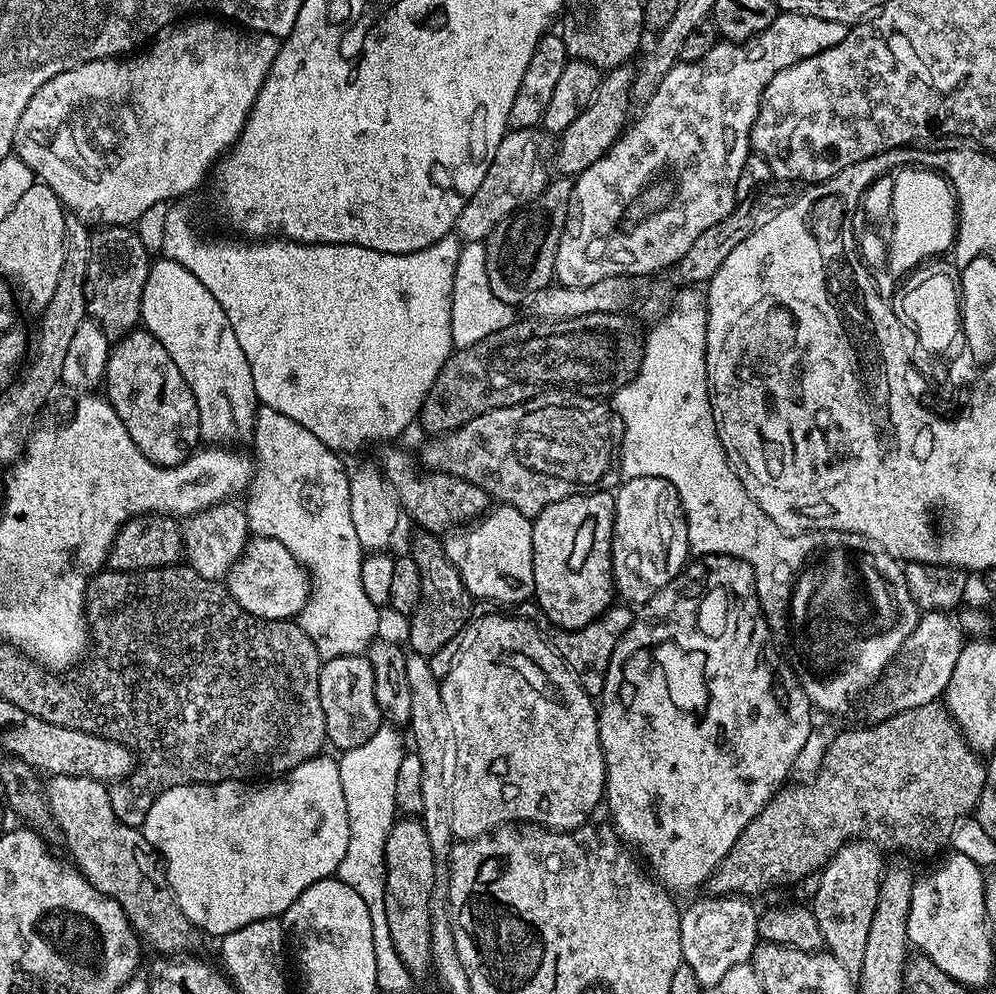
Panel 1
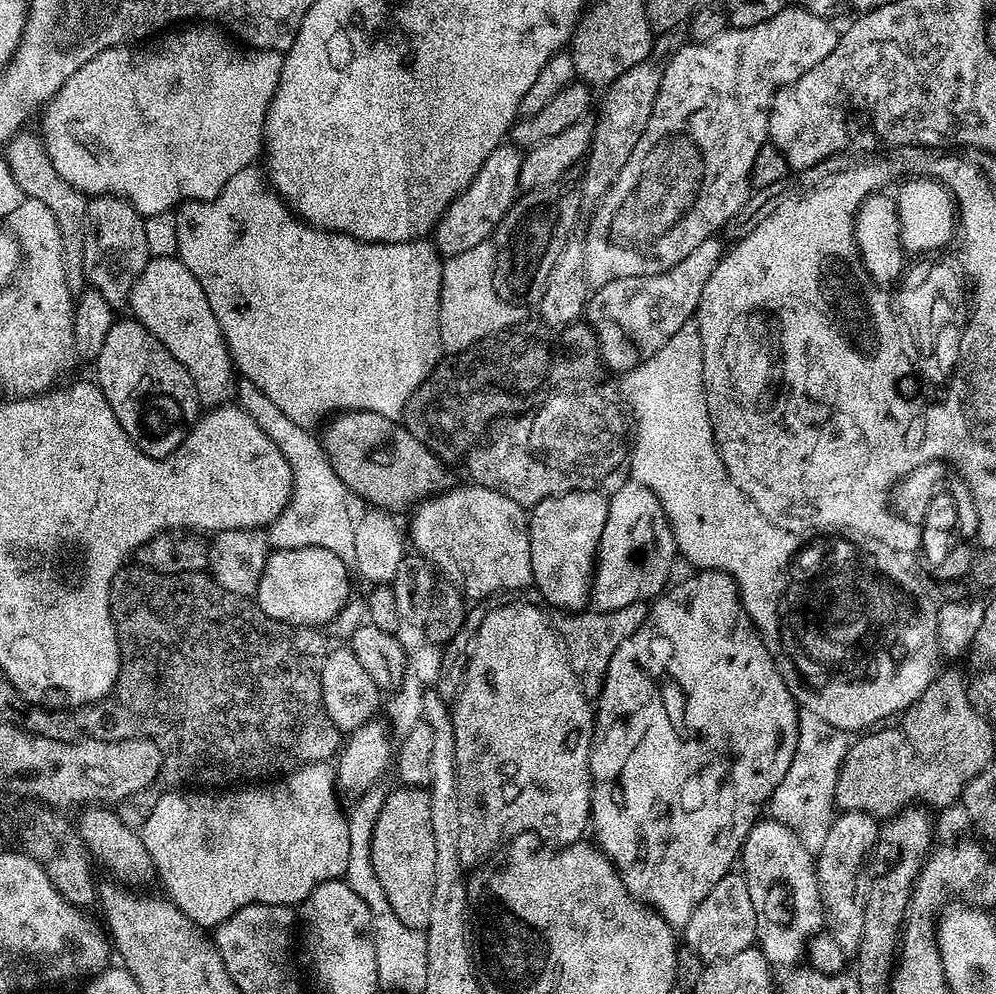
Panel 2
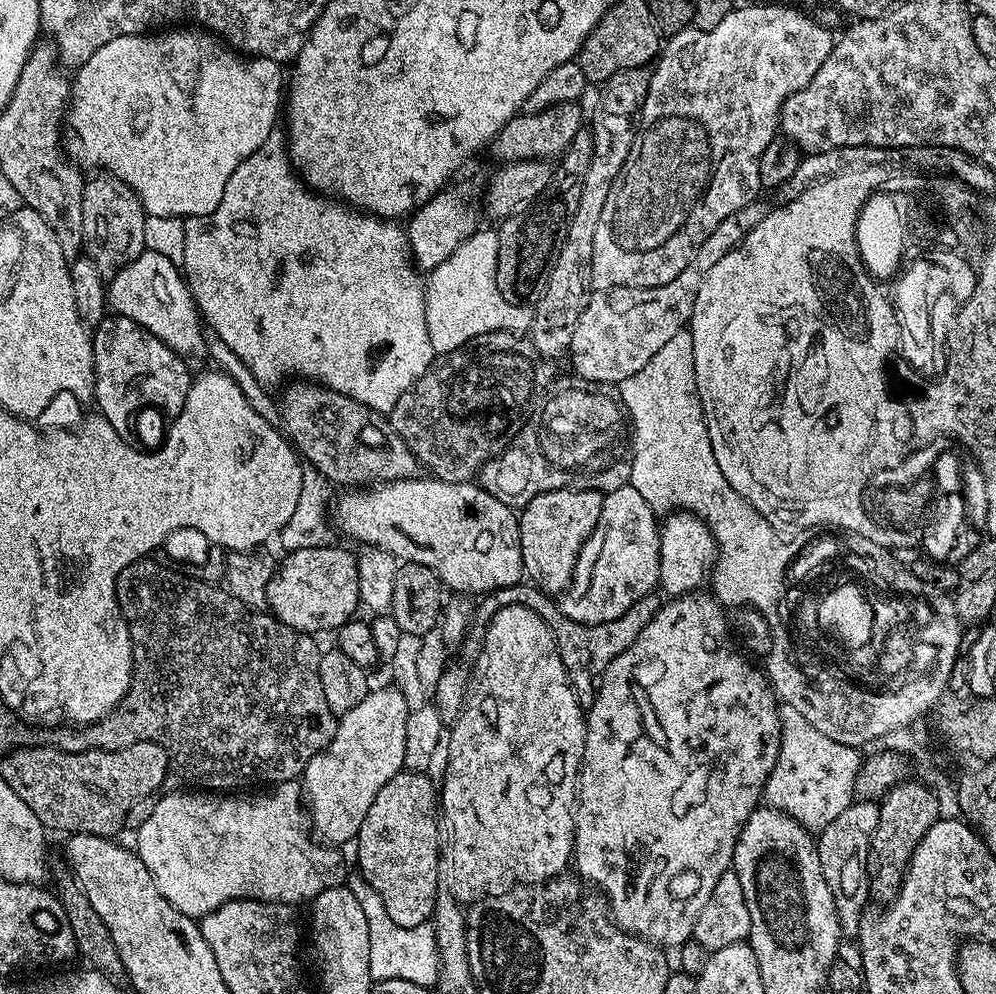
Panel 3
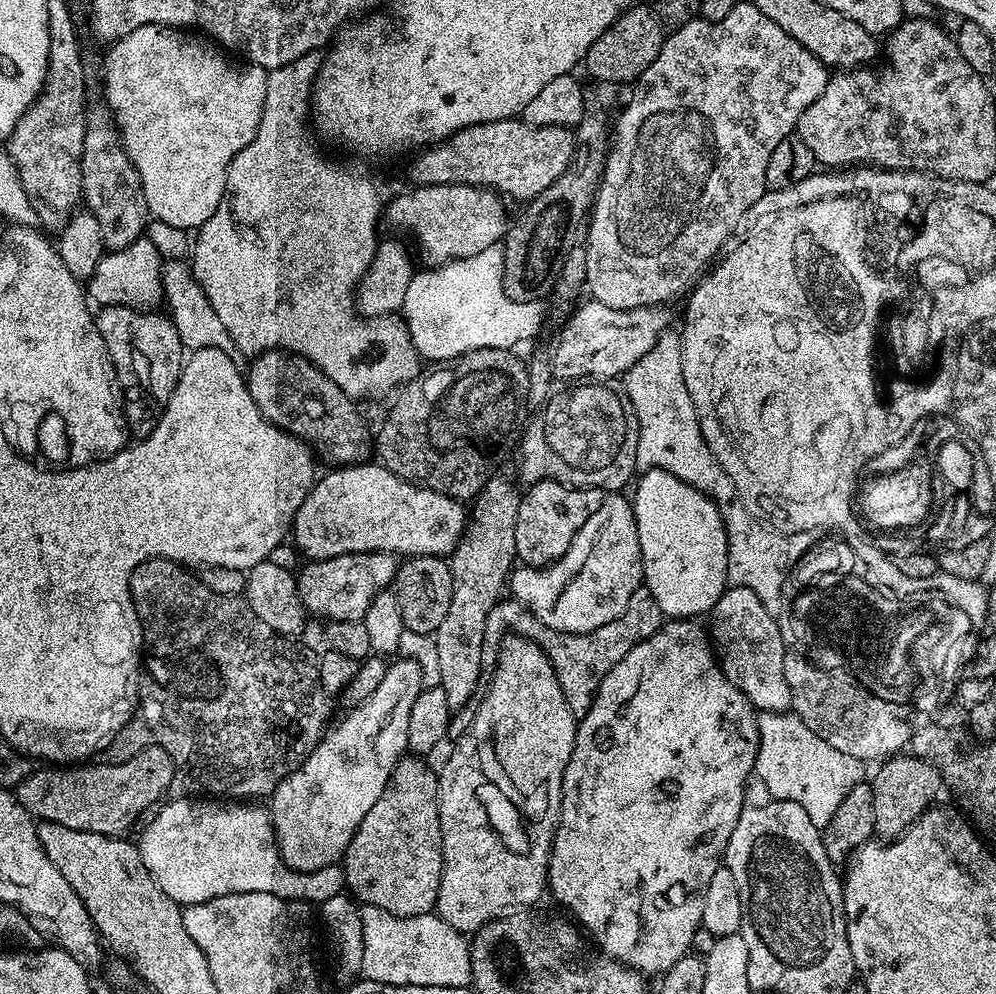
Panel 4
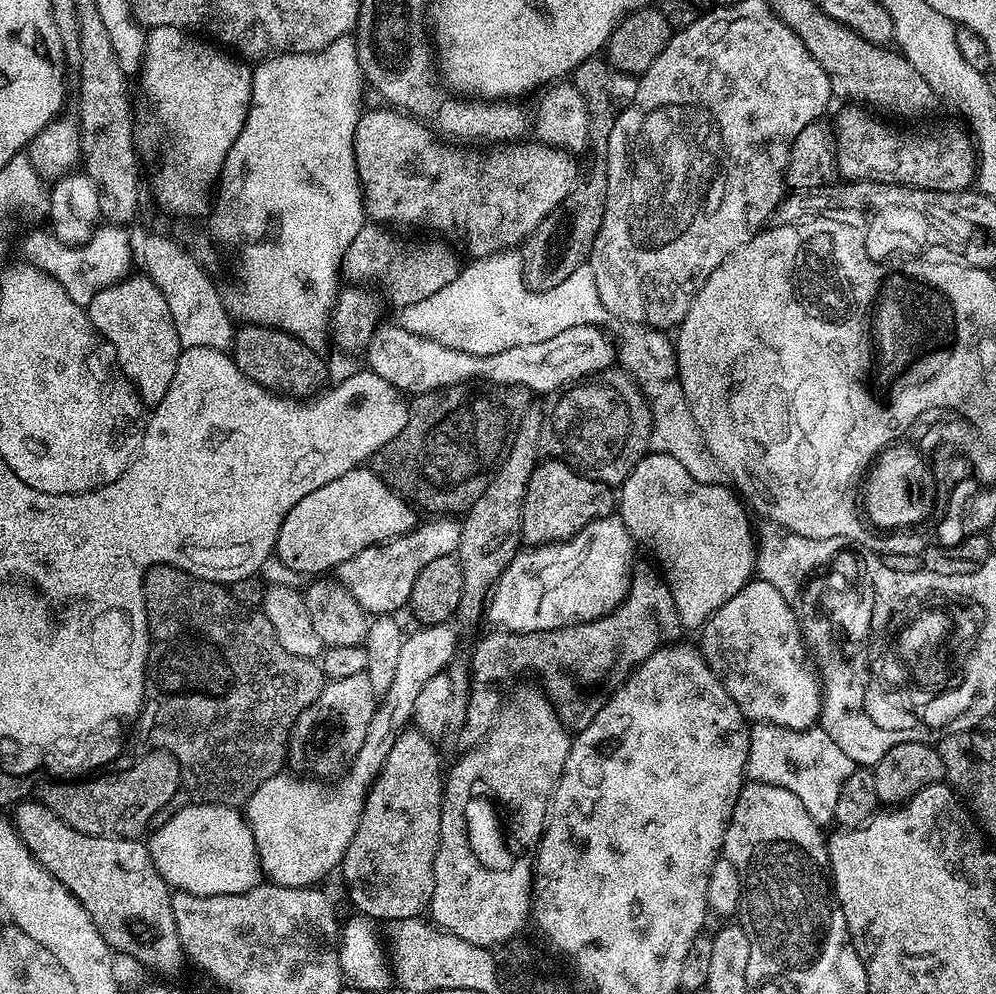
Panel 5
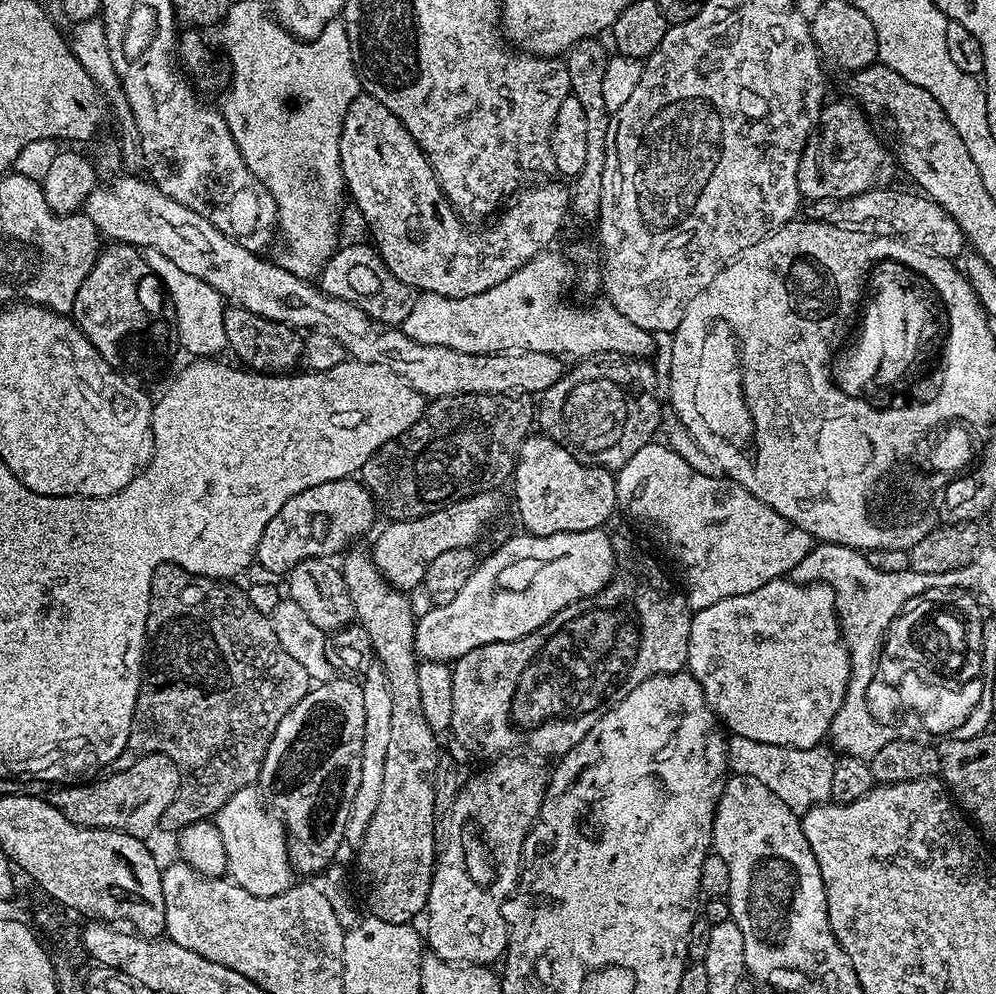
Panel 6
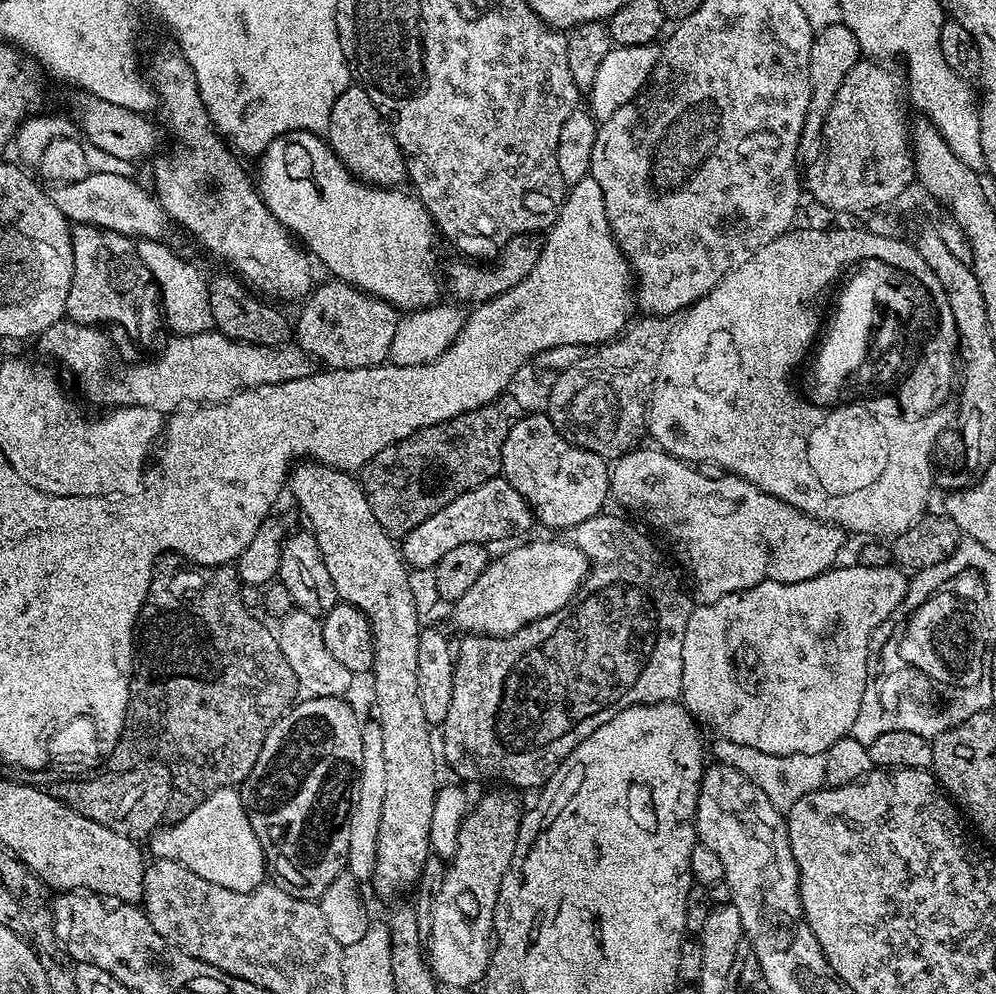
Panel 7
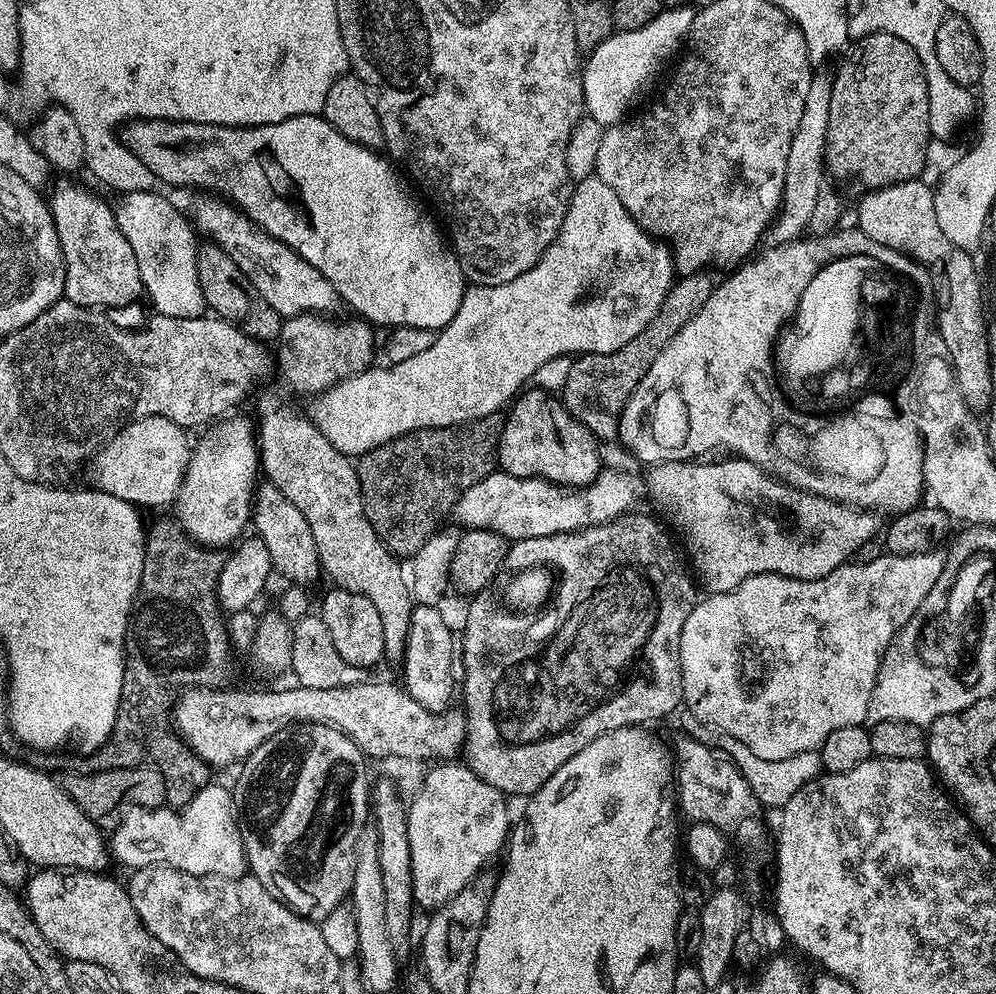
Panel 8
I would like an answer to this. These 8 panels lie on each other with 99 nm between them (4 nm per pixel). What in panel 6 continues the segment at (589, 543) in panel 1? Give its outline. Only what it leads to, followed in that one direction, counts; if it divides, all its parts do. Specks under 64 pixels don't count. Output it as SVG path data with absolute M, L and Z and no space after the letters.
M530 434L516 452L516 466L511 477L512 492L516 495L516 512L524 523L523 531L533 536L566 534L604 528L616 506L616 477L609 469L598 468L594 464L578 462L565 448L558 446L549 436Z

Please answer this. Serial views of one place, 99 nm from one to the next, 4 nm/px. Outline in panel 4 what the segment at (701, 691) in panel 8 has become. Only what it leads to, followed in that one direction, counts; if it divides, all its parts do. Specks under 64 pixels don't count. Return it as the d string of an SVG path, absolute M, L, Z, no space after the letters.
M725 588L712 608L710 619L710 639L726 678L730 678L760 712L788 712L792 708L792 691L784 673L782 634L758 594L749 588Z

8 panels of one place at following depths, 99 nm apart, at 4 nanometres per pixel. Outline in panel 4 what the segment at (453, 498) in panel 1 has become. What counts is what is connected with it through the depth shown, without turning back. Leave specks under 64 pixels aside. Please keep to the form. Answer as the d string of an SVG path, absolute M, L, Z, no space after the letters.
M270 348L259 356L251 357L246 368L246 379L250 398L254 398L258 410L262 410L267 420L284 432L303 440L314 449L317 457L325 456L329 465L347 466L369 459L370 432L368 436L368 428L356 409L357 401L349 398L337 384L330 382L330 378L326 378L326 374L322 374L322 370L318 370L314 362L310 362L305 356L299 356L297 352L286 352L282 348Z

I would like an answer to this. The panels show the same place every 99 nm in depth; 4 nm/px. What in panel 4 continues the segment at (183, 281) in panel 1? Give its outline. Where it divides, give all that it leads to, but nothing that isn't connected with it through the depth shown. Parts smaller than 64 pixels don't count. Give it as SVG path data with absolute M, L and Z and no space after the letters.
M147 238L136 240L130 246L117 252L105 251L86 281L87 299L96 306L126 306L141 310L159 309L165 299L161 267L161 256L154 248L154 243Z

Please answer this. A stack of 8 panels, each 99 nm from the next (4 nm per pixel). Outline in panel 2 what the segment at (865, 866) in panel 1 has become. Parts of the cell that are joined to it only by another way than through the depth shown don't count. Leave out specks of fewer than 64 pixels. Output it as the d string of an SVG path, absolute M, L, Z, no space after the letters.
M844 810L835 817L826 835L822 850L815 857L816 877L820 897L824 903L827 935L842 946L845 954L854 954L862 942L865 889L860 888L860 875L864 872L864 859L873 855L881 825L877 817L867 816L859 810Z

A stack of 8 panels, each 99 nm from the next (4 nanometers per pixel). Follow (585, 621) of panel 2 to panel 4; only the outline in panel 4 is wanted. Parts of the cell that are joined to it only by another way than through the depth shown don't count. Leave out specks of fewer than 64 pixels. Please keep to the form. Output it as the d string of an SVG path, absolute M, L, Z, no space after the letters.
M643 586L634 590L634 598L630 598L630 606L626 606L626 610L622 610L622 614L618 618L614 618L614 622L610 622L606 626L598 626L598 630L590 630L581 636L547 628L523 604L500 602L496 608L502 610L502 622L508 624L512 620L512 624L518 624L517 632L516 626L514 626L515 635L533 640L548 655L556 671L558 682L566 684L566 688L568 688L566 694L572 694L572 690L576 690L576 704L582 704L582 700L580 700L582 694L584 694L584 704L586 704L586 700L591 700L588 692L597 691L602 678L606 678L606 674L610 674L610 670L614 670L614 666L618 662L622 662L622 658L626 658L626 654L630 654L630 650L639 640L650 638L650 634L657 632L662 623L658 602L654 602L654 594L650 594L650 590Z

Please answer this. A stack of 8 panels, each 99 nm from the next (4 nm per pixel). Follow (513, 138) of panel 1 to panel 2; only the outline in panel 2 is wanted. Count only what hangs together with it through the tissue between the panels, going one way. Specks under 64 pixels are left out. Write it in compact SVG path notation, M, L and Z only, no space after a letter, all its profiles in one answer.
M512 144L500 145L490 152L478 174L471 180L471 185L448 205L443 218L435 226L432 238L441 255L457 256L491 239L497 225L518 198L522 160L521 149Z

